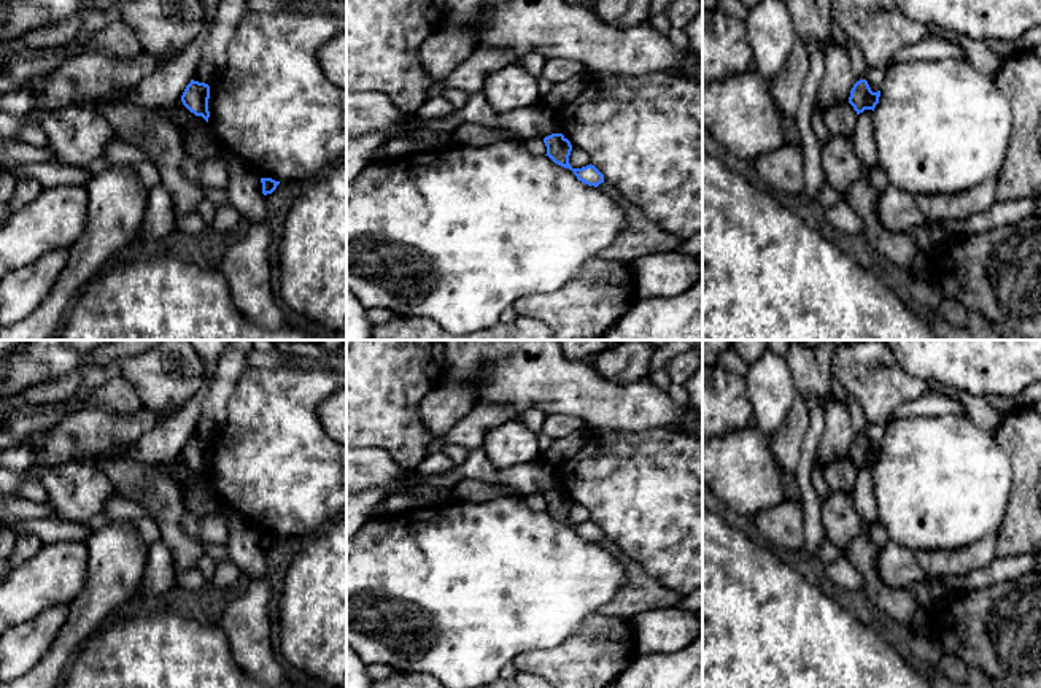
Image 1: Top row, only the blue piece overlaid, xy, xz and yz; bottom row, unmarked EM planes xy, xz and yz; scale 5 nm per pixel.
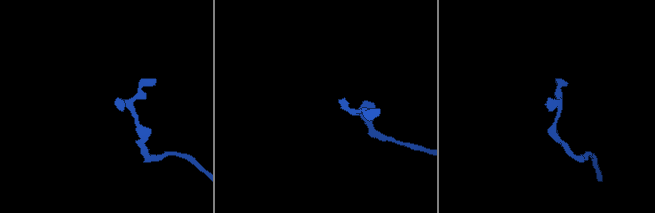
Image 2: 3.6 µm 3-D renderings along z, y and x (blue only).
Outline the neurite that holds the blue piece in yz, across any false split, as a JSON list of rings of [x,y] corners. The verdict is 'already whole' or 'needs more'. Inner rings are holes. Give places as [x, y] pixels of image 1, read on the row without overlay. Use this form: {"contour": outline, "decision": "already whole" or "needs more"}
{"contour": [[[860,435],[853,440],[849,453],[849,459],[853,462],[857,470],[865,466],[873,466],[879,459],[880,446],[873,448],[866,435]]], "decision": "already whole"}

